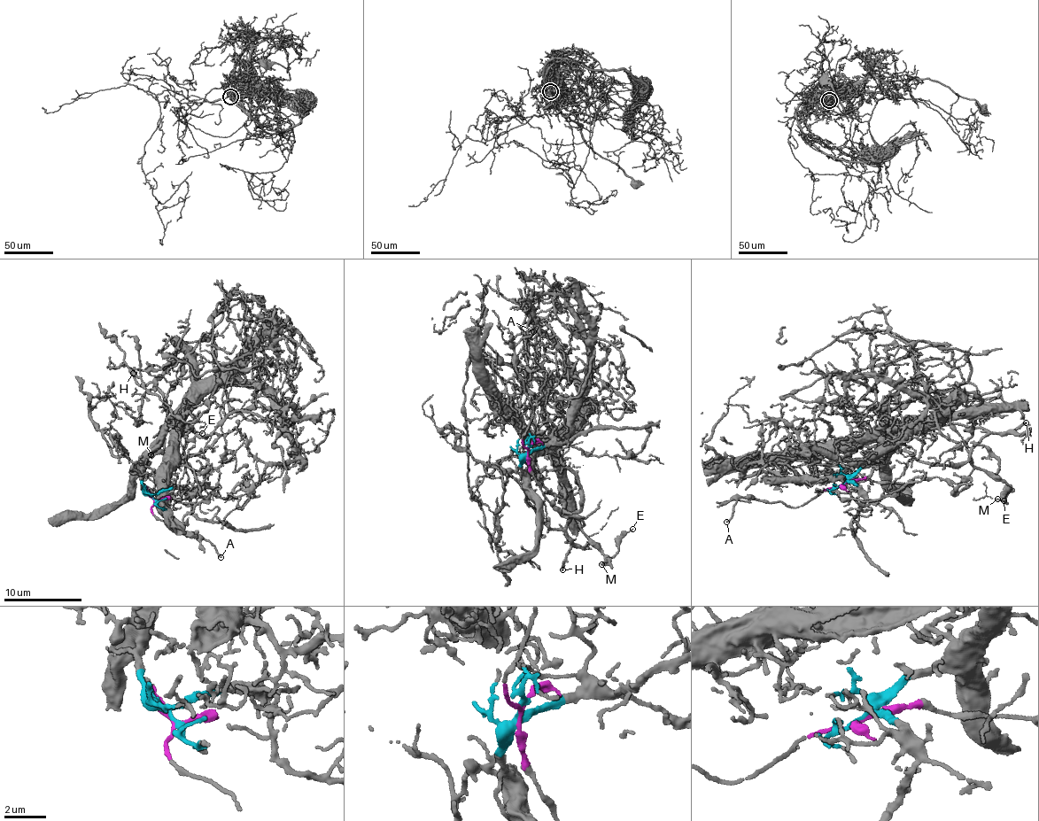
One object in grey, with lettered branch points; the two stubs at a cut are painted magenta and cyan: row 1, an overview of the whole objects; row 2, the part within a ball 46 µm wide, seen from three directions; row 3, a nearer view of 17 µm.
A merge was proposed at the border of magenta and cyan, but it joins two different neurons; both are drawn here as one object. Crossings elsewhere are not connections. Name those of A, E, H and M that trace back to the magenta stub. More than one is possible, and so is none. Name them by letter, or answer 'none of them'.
A, E, H, M

